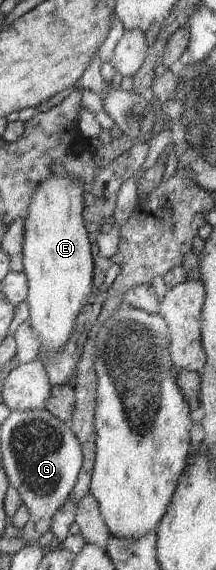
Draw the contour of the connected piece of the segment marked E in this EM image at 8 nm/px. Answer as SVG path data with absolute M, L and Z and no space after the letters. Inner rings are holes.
M58 174L42 180L33 191L28 204L28 213L24 219L24 243L22 243L23 272L28 278L28 295L26 303L29 305L29 320L36 335L39 335L41 349L47 352L59 350L68 341L73 332L73 325L81 309L92 303L92 278L94 262L90 246L92 235L86 230L82 222L82 211L88 202L82 191L82 186L76 180Z

